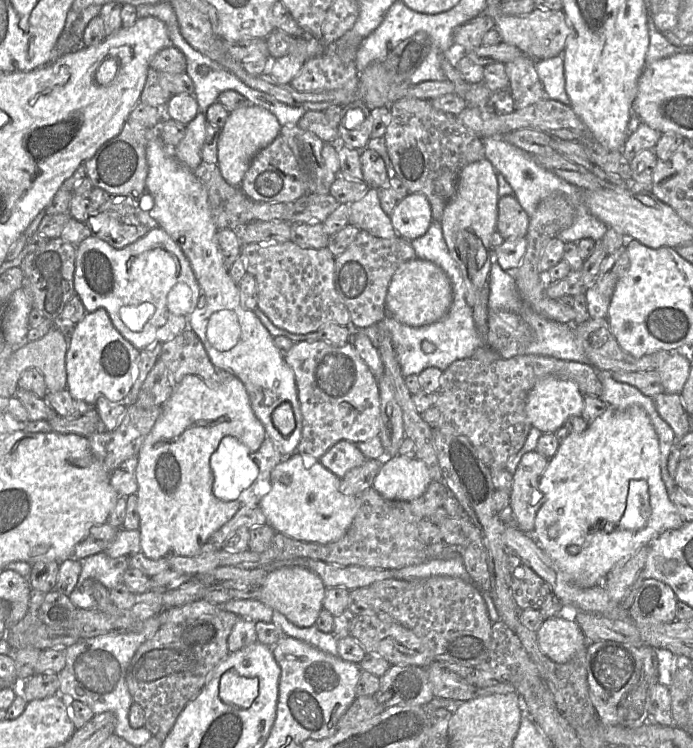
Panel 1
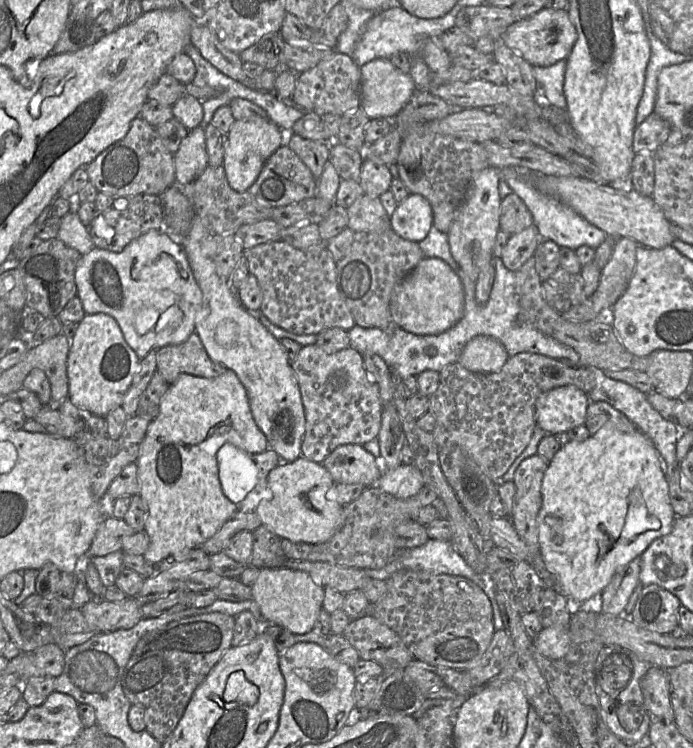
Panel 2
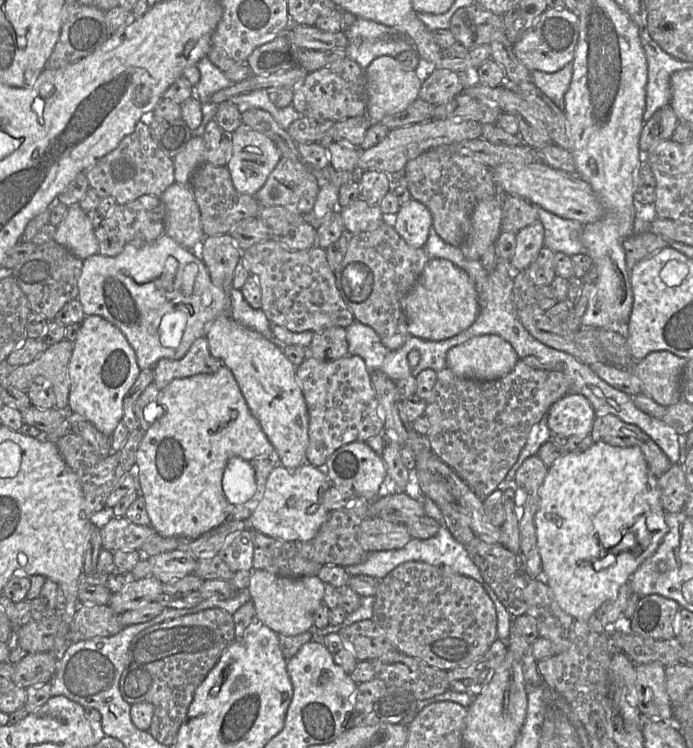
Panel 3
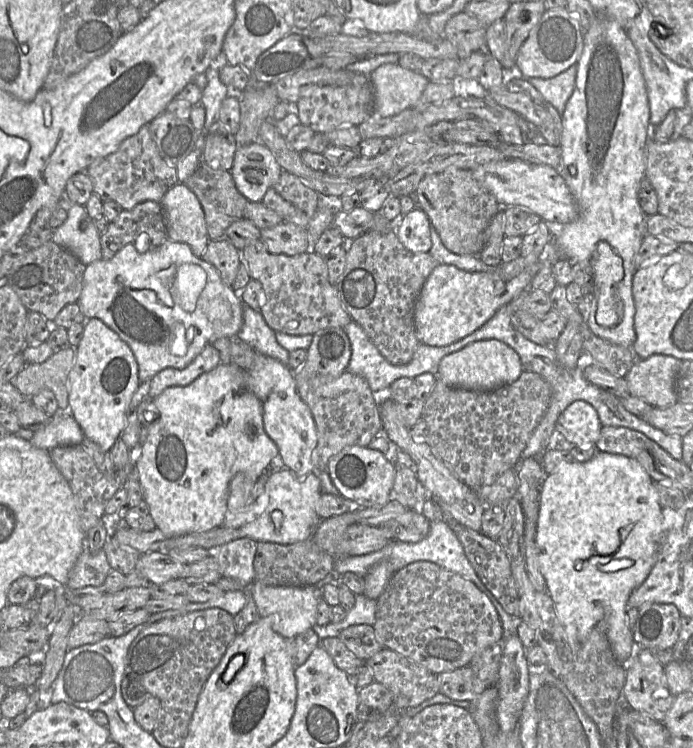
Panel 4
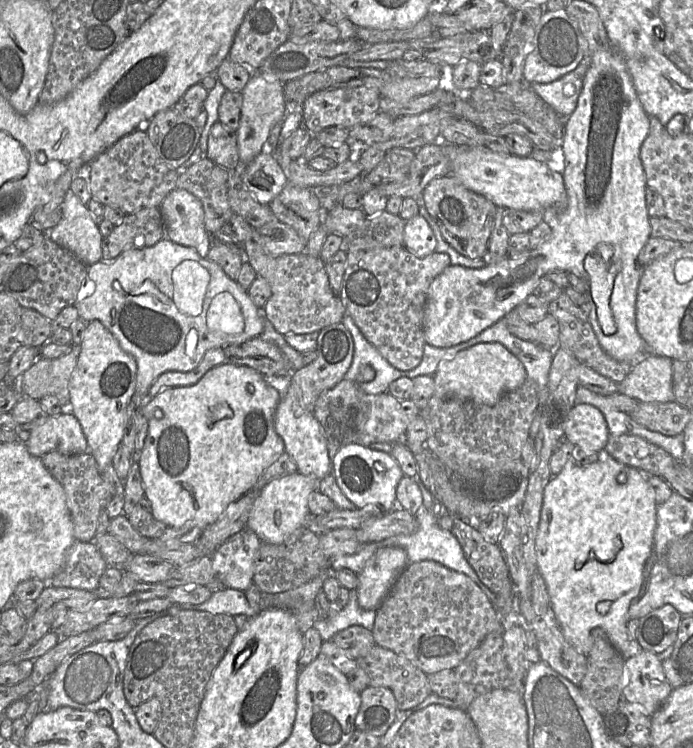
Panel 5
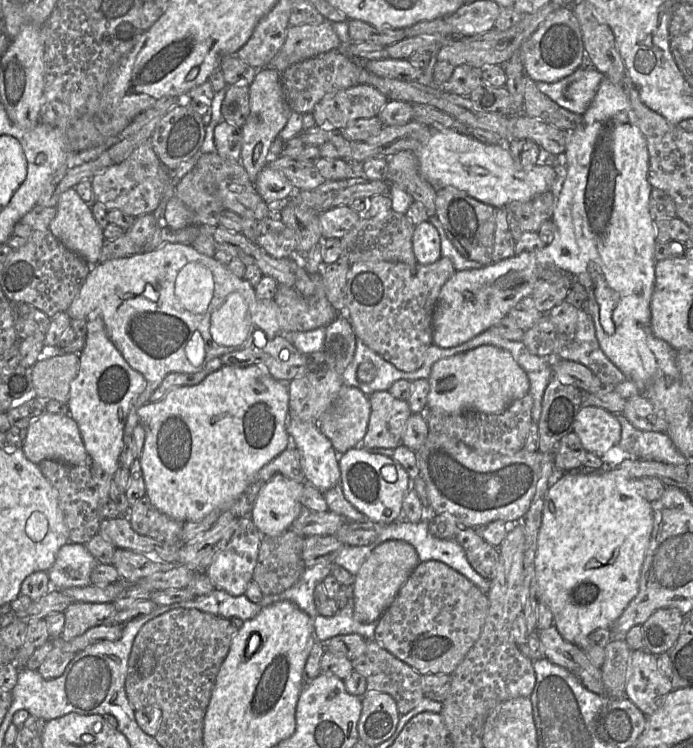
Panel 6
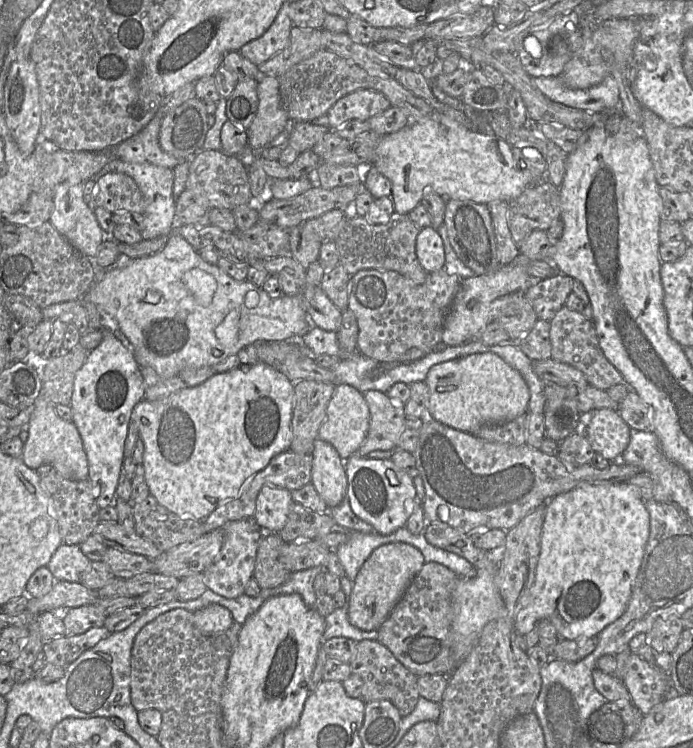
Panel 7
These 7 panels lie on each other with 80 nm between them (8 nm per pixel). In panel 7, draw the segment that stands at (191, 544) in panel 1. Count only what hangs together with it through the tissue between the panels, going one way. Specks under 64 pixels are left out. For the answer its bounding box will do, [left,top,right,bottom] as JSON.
[131,363,294,521]

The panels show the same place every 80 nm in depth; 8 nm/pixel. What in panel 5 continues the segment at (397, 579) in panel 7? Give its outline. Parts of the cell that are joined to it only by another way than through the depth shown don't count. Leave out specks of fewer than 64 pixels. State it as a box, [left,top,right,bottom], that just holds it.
[357,547,407,610]

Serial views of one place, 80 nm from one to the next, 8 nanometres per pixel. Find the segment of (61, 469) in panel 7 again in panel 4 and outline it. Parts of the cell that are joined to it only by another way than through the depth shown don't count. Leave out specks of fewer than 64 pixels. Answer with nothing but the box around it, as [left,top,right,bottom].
[30,413,85,450]

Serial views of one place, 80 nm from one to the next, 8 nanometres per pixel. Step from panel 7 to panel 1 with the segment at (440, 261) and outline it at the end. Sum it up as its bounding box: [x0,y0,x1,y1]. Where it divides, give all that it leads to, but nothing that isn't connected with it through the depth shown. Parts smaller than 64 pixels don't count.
[390,193,433,241]

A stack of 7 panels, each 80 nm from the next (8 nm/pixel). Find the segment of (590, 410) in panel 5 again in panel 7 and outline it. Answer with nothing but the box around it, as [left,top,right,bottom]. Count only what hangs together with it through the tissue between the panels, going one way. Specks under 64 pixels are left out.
[575,408,631,462]

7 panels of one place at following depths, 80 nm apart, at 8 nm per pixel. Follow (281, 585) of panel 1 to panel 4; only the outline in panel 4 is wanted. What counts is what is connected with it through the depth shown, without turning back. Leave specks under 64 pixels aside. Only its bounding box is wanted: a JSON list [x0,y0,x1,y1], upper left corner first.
[250,580,322,638]

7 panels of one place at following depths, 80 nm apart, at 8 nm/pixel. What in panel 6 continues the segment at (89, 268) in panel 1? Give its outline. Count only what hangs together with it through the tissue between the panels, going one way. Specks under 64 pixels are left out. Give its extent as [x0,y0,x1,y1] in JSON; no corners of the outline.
[66,243,282,408]

